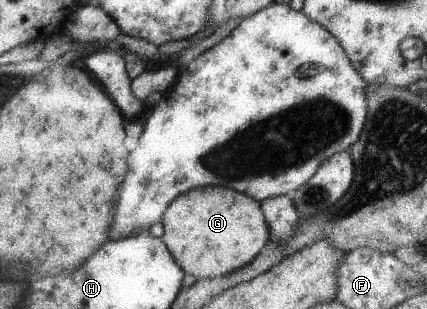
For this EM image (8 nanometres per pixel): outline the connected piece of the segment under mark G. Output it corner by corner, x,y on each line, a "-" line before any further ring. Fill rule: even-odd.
221,186
191,189
190,192
183,193
171,203
161,223
165,231
162,238
167,242
171,253
174,253
183,271
197,277
198,280
220,278
235,273
249,265
271,240
271,228
266,213
263,213
262,202
246,193

